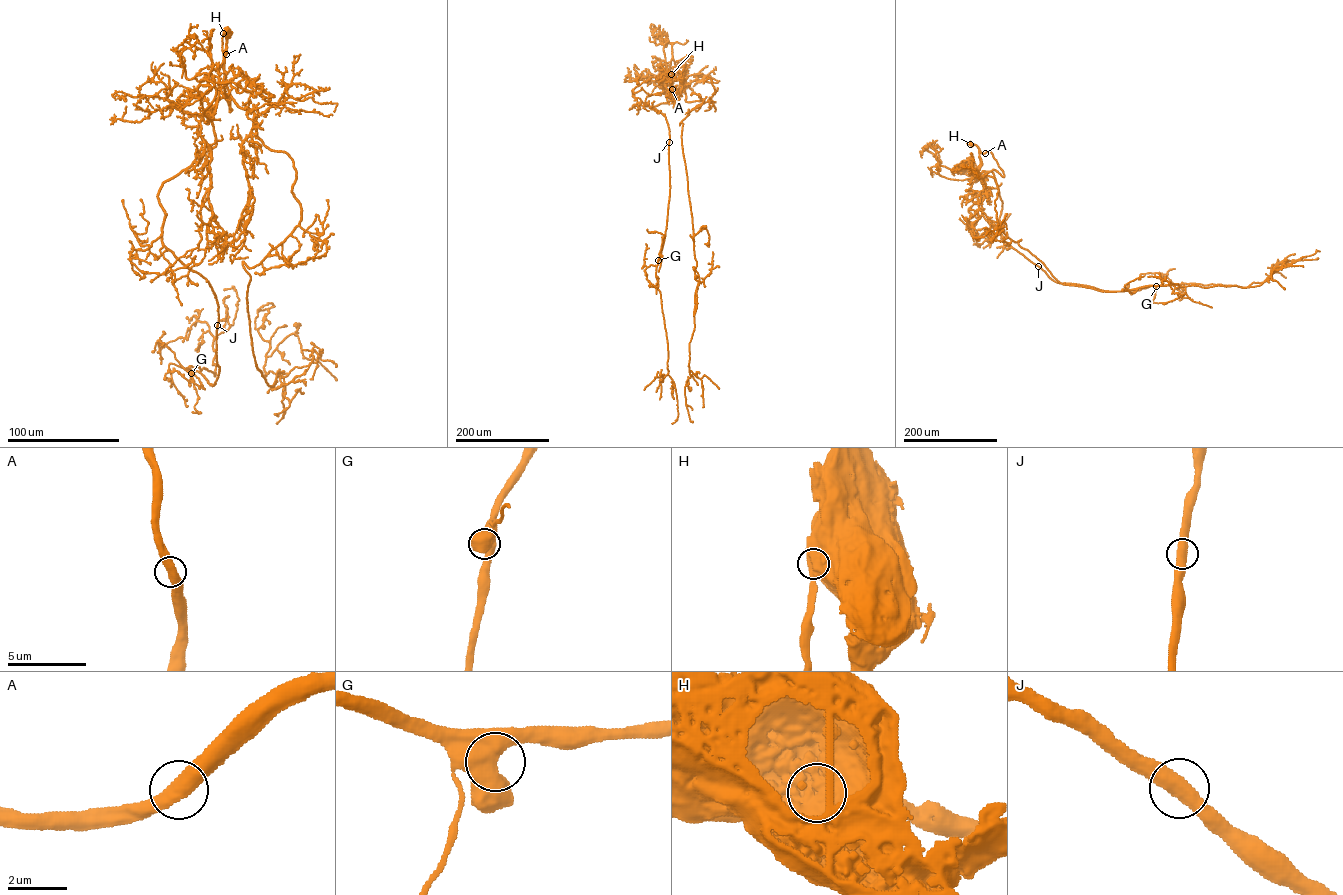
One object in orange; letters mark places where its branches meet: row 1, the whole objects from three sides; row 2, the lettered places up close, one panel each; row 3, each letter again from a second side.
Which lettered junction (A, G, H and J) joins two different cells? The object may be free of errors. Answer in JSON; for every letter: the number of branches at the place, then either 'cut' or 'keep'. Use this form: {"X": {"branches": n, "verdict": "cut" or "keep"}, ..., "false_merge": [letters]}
{"A": {"branches": 2, "verdict": "keep"}, "G": {"branches": 2, "verdict": "keep"}, "H": {"branches": 2, "verdict": "cut"}, "J": {"branches": 2, "verdict": "keep"}, "false_merge": ["H"]}

